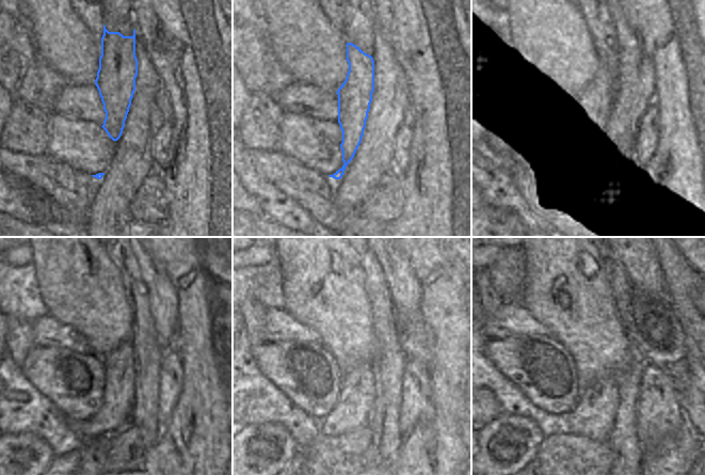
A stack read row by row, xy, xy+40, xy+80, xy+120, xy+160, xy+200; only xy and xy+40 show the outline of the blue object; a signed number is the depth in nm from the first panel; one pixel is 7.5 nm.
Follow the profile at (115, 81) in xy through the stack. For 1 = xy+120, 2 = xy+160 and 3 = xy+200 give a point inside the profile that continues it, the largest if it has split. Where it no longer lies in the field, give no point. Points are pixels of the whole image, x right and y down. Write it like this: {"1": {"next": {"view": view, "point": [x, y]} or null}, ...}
{"1": {"next": {"view": "xy+120", "point": [116, 405]}}, "2": {"next": {"view": "xy+160", "point": [354, 407]}}, "3": {"next": {"view": "xy+200", "point": [593, 414]}}}

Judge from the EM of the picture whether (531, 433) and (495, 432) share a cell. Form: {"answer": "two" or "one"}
{"answer": "one"}

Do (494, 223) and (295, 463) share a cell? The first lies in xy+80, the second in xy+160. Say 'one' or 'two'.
two

